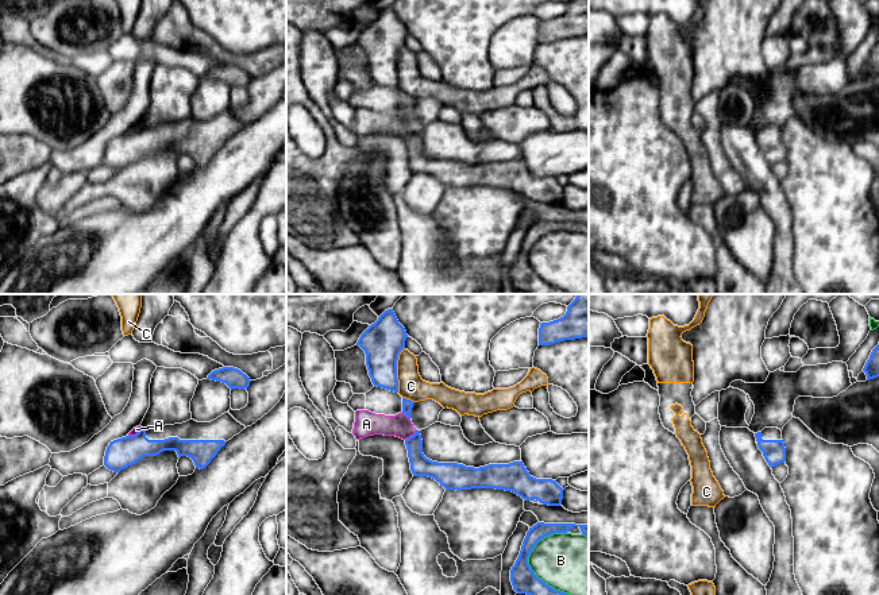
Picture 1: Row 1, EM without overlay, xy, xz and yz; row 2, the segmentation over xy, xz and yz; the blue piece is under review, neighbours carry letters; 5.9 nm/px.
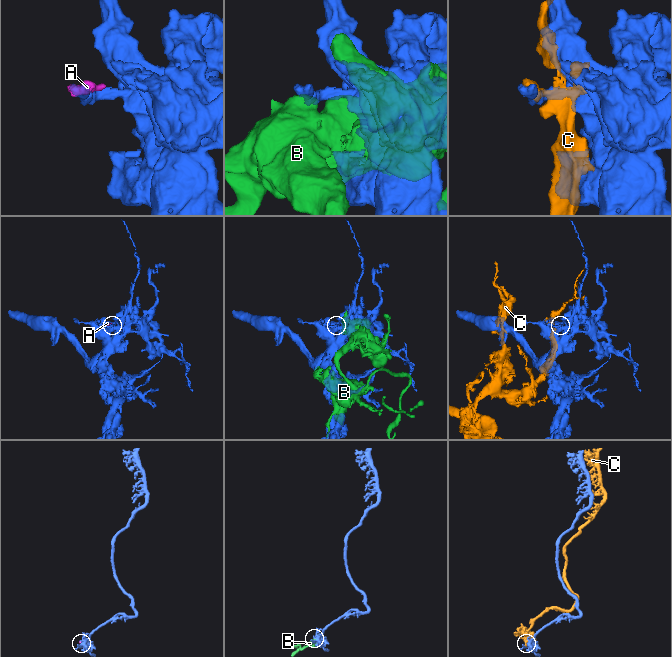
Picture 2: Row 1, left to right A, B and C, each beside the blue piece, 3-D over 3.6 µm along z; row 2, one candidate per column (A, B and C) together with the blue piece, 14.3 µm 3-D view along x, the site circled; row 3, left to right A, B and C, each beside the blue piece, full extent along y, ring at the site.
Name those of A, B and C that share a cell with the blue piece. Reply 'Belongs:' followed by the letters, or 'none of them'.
Belongs: none of them

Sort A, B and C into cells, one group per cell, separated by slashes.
A C / B

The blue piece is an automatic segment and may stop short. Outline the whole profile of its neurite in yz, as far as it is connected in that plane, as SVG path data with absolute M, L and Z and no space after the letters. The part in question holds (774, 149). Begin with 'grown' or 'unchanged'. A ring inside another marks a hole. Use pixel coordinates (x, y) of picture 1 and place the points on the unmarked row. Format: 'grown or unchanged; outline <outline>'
grown; outline M764 125L762 130L755 131L755 135L759 147L771 166L786 159L786 146L780 127Z

